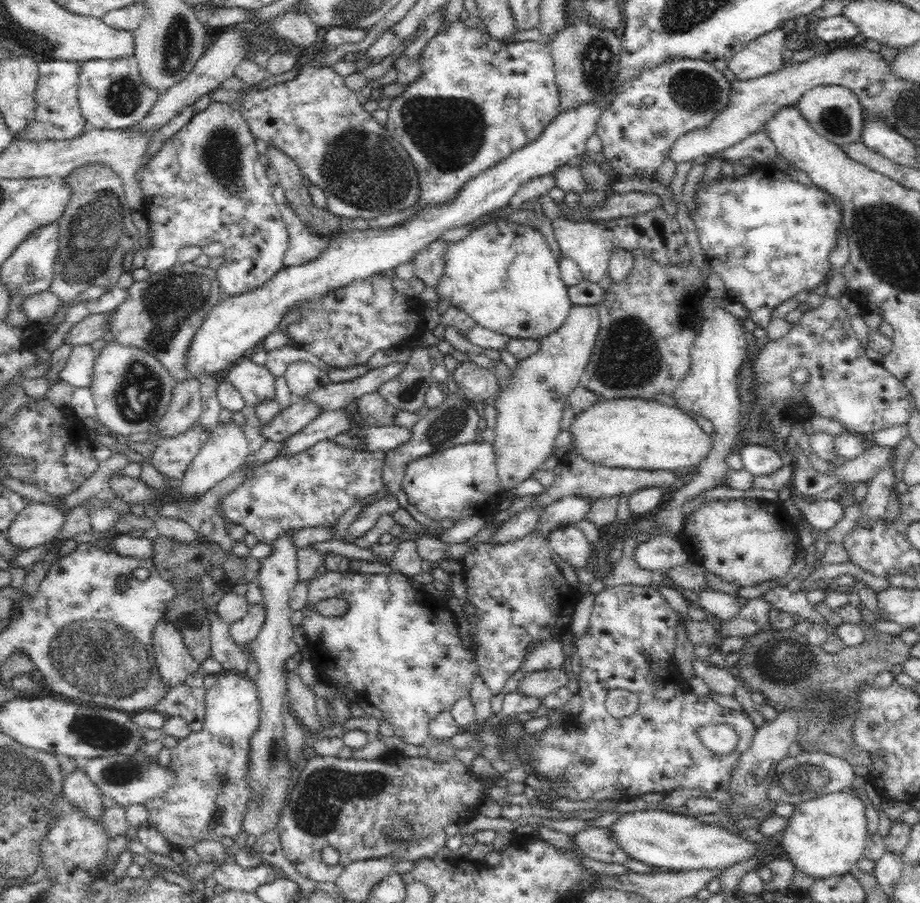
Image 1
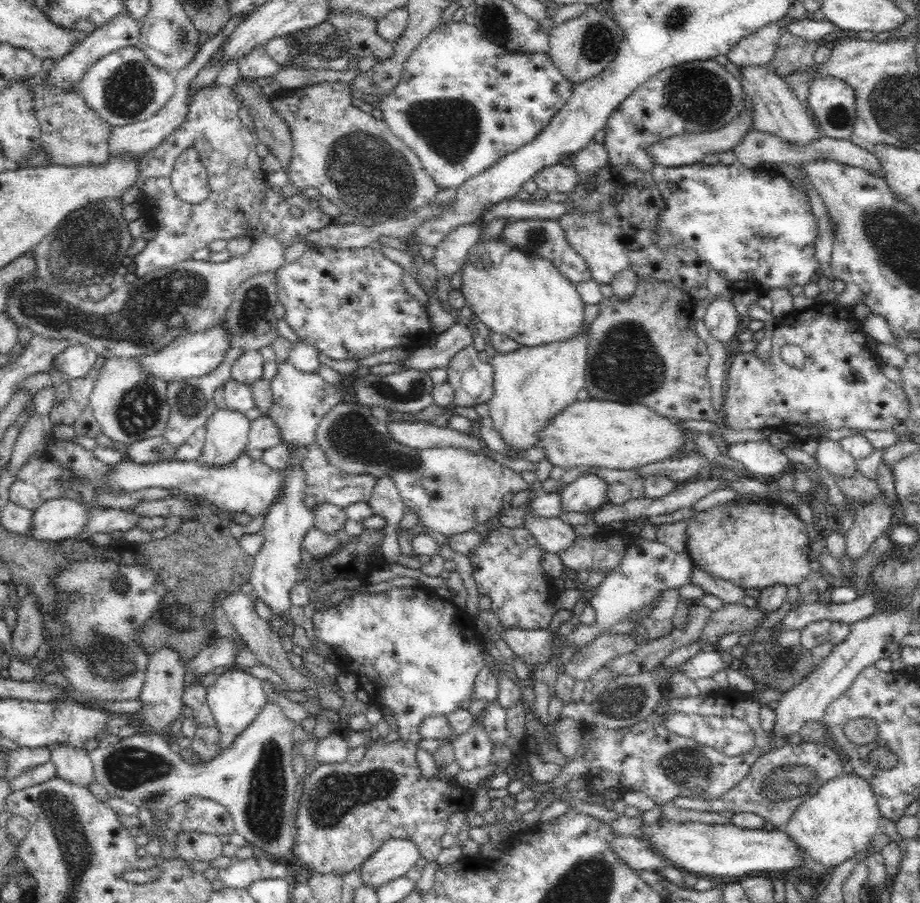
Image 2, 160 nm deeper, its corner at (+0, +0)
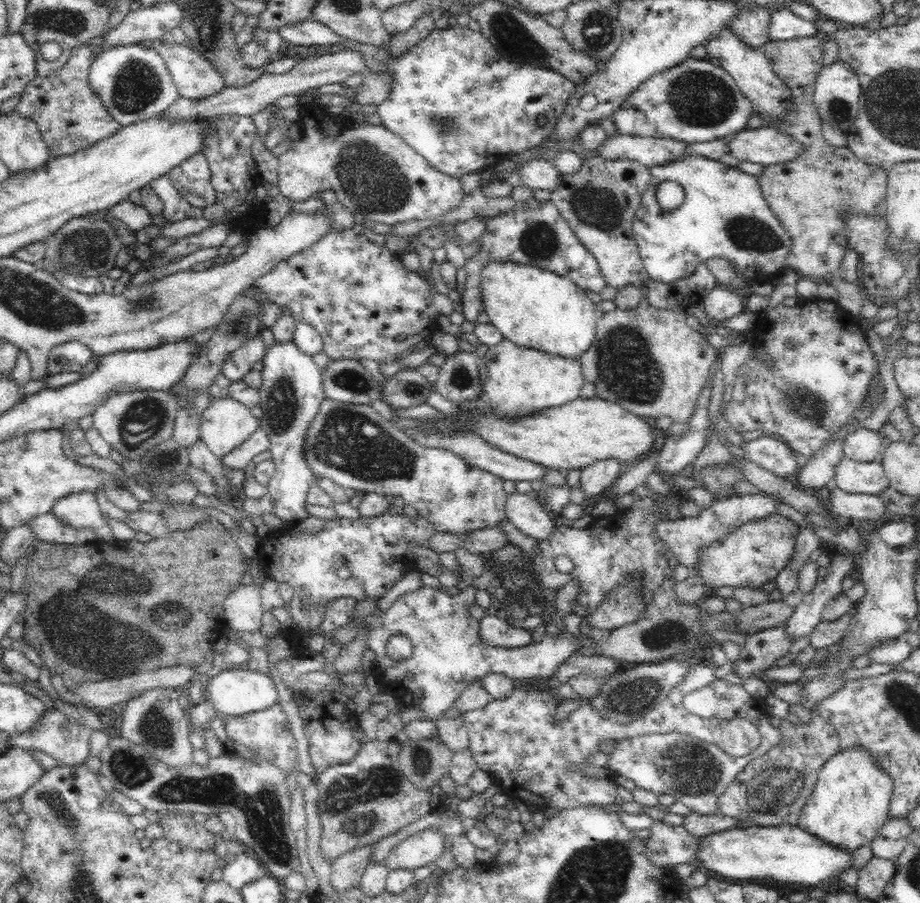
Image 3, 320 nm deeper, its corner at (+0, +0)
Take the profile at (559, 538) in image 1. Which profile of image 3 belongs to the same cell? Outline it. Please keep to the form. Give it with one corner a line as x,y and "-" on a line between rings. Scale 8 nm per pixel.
534,491
508,495
505,502
505,518
520,532
532,536
535,540
544,540
548,538
548,534
552,534
555,525
537,496

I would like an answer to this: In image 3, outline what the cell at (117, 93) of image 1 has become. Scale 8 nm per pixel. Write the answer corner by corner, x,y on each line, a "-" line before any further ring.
140,42
118,44
100,50
91,64
88,82
103,100
106,110
121,126
132,124
136,120
152,118
170,108
179,97
164,59
155,49

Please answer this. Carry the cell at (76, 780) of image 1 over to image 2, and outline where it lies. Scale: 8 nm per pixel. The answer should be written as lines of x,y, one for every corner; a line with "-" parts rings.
51,744
46,747
50,752
50,761
56,766
57,776
66,778
80,786
88,786
94,779
94,766
87,746
72,747
72,744

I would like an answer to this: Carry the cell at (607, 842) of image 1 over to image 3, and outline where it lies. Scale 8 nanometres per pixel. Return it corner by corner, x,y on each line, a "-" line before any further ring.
653,820
653,836
646,840
645,853
656,866
673,868
675,865
692,863
697,858
702,838
687,832
683,826
670,826

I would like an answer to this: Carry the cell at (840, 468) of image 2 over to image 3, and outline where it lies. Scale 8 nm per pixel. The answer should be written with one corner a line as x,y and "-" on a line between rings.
846,456
837,464
835,480
838,488
848,494
880,496
890,488
881,463
858,462

